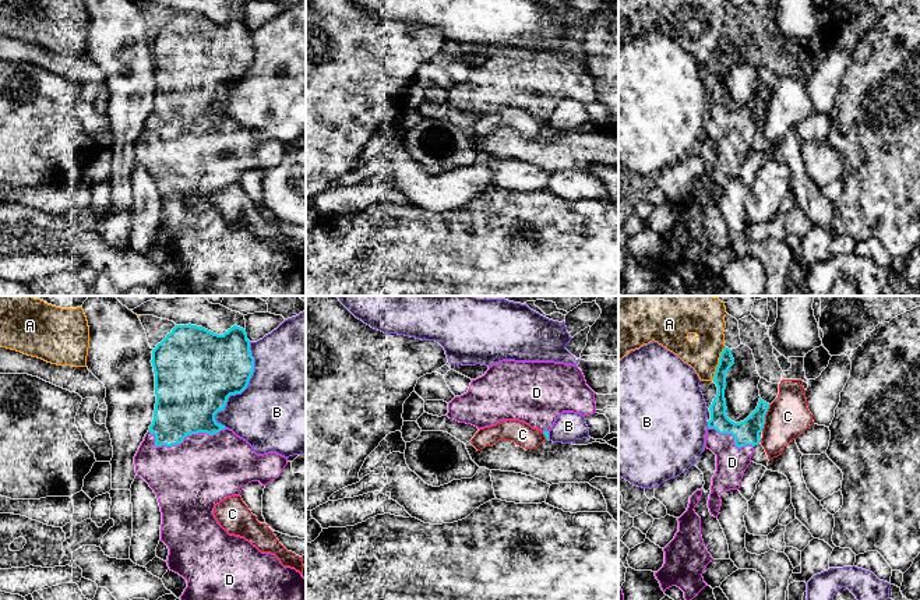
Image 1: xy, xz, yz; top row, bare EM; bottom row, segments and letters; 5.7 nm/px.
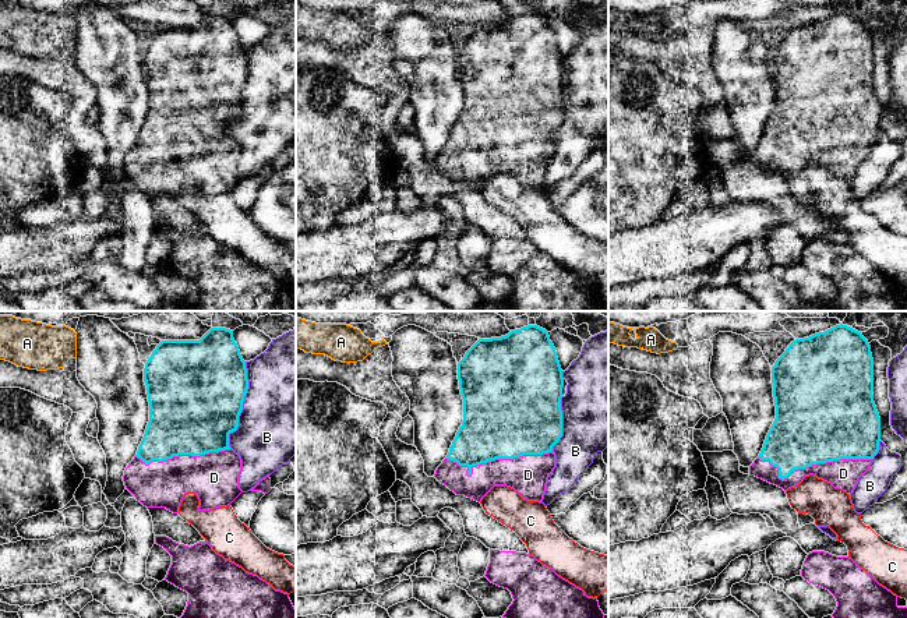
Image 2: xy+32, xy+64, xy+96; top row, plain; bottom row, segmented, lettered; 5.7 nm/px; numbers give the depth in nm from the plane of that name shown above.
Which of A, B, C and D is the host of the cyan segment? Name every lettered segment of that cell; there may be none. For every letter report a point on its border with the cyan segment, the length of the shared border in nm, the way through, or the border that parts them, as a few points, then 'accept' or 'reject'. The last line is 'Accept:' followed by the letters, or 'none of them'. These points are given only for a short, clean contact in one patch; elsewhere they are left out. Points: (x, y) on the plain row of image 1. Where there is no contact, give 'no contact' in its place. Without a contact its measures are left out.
A: contact yz (719, 50); length 220 nm; reject
B: contact xy (243, 77); length 500 nm; reject
C: contact yz (764, 105); length 160 nm; reject
D: contact xy (183, 126); length 440 nm; accept
Accept: D

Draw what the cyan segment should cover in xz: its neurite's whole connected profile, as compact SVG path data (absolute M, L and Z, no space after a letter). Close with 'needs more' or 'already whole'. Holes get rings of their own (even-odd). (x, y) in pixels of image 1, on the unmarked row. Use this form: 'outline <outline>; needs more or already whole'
outline M503 47L489 54L484 63L472 67L466 81L448 91L450 106L484 116L503 107L519 107L540 117L546 127L563 99L582 103L596 100L595 80L586 73L578 53L554 49Z; needs more

